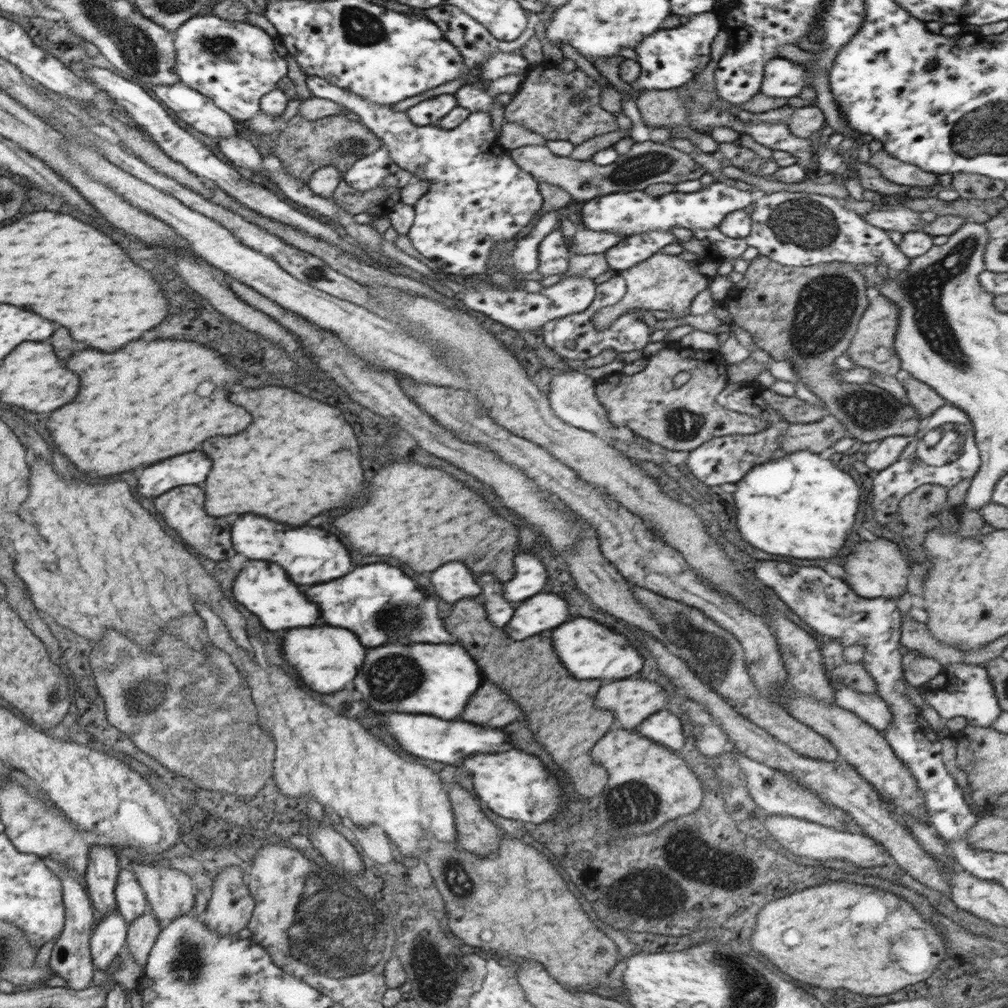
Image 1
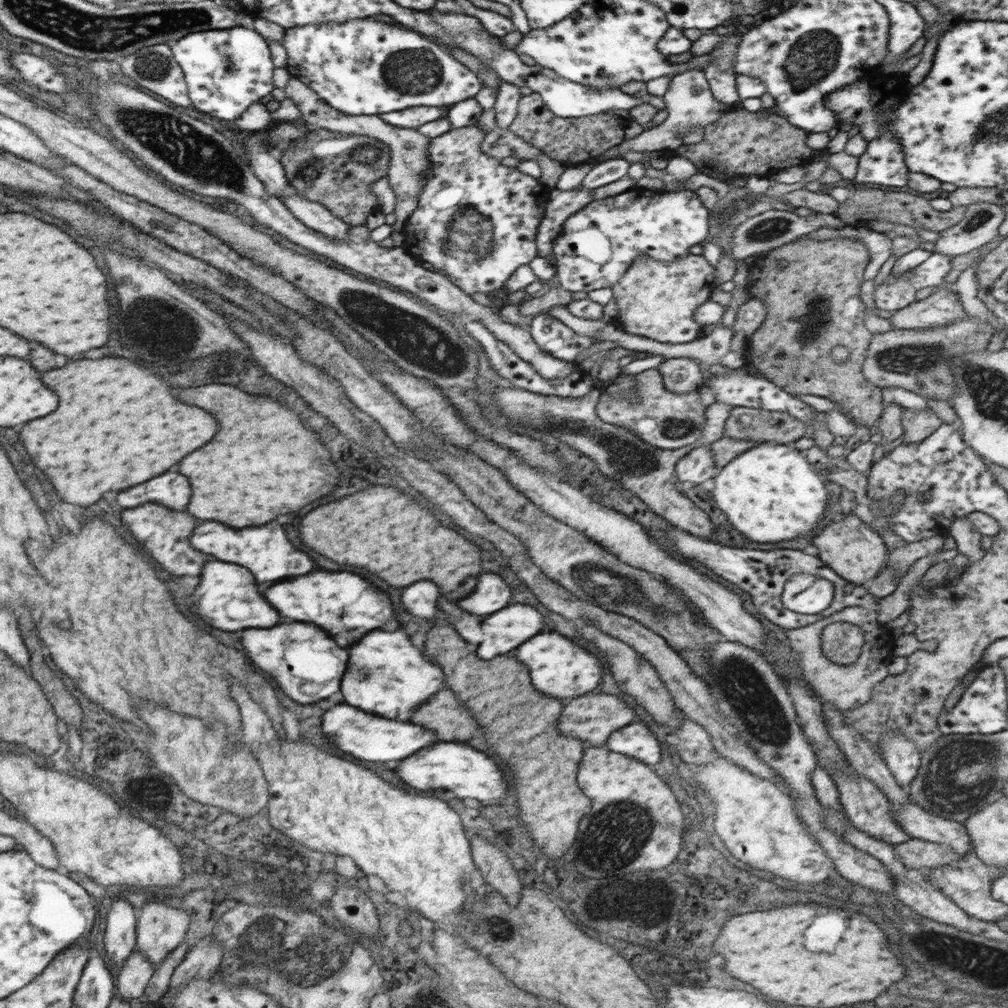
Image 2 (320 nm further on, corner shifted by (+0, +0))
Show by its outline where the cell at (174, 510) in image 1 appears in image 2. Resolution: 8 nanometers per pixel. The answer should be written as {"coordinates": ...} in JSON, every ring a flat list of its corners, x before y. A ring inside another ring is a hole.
{"coordinates":[[148,504,136,510,124,510,122,524,130,530,136,542,152,556,152,560,156,560,158,566,170,574,196,576,200,574,200,568,204,566,204,562,208,562,208,554,200,554,198,550,190,548,188,538,196,526,194,526,194,518,186,512,170,512,164,506]]}

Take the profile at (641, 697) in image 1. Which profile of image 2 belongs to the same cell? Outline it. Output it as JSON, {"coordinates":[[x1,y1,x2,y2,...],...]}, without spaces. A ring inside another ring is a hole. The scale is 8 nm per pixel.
{"coordinates":[[602,692,587,693,574,698,570,704,564,706,558,722,558,731,564,736,571,736,586,742,587,746,602,746,608,737,616,730,624,728,640,719,640,710,629,708,618,696]]}

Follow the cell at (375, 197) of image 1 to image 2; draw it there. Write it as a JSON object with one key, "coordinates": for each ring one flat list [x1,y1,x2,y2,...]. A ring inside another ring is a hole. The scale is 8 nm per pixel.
{"coordinates":[[313,126,303,140,284,147,277,156,291,190,319,202,350,227,365,225,368,216,378,211,379,200,370,190,370,184,387,176,391,159,389,146,382,141]]}

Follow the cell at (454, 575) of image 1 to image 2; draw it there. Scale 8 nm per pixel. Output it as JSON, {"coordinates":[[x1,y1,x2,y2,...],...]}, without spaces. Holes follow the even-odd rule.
{"coordinates":[[428,580,414,582,412,586,408,586,402,592,402,608,406,612,410,612,412,616,422,618,422,621,438,620,438,612,440,612,439,608,436,608,438,596,440,596,440,592,438,592,438,586,434,582,428,582]]}

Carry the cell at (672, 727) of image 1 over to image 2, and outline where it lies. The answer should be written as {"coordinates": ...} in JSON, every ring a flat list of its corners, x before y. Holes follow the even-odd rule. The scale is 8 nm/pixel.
{"coordinates":[[641,719,614,731,604,745,612,752,626,755,650,766,660,763,662,759,662,743,654,737]]}

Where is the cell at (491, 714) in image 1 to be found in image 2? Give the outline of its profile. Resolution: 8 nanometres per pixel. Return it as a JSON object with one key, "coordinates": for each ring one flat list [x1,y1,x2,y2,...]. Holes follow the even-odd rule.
{"coordinates":[[444,689,432,698,428,698,426,706,420,704,410,716,410,722,420,724,428,730,434,730,438,740,456,742,468,740,473,735,481,733,476,726,474,717,470,718,470,711,460,704,456,694,450,689]]}

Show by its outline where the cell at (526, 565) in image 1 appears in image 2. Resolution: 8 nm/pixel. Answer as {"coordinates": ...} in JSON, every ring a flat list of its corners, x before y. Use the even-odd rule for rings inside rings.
{"coordinates":[[482,572,473,588,457,605,476,616,485,617,508,606,511,588,501,576,492,572]]}

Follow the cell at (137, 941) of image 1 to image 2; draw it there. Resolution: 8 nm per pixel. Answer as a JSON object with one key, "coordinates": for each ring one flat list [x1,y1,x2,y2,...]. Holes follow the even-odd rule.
{"coordinates":[[135,949,120,970,118,986,121,998,129,1003,135,997,145,994,154,971,154,964,145,957,145,954]]}

